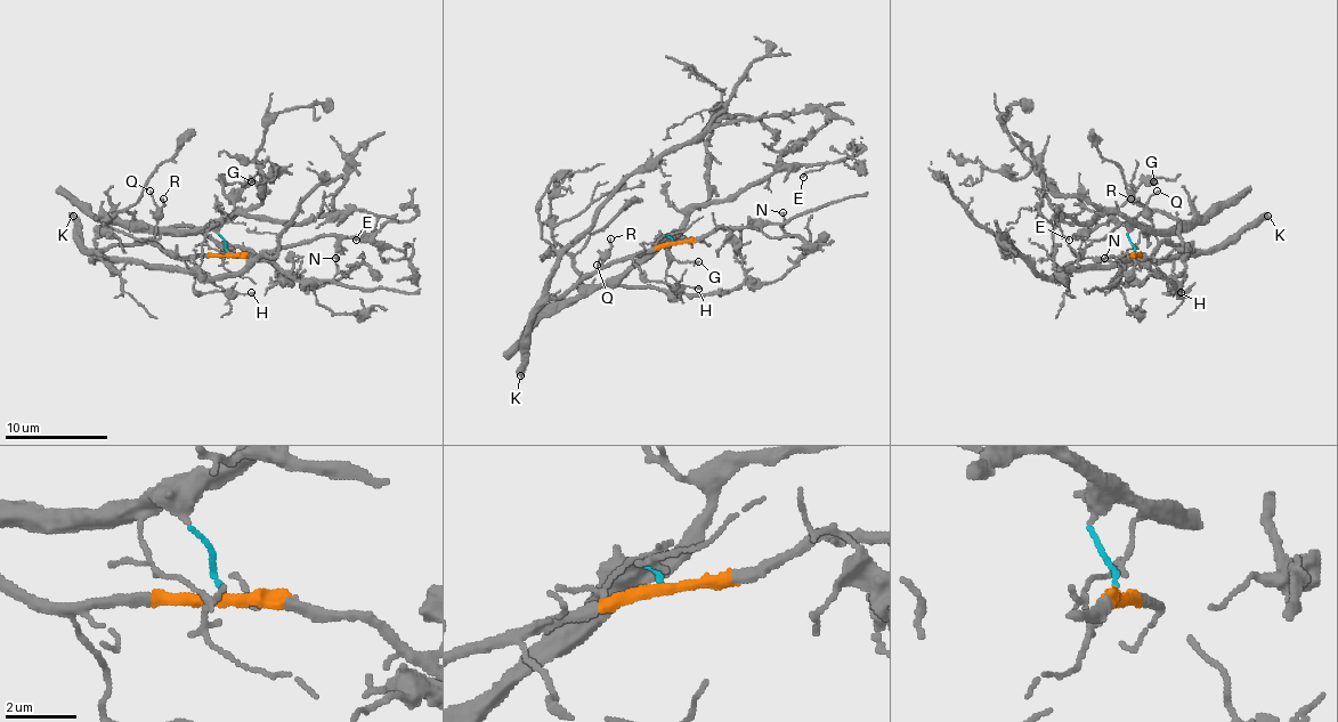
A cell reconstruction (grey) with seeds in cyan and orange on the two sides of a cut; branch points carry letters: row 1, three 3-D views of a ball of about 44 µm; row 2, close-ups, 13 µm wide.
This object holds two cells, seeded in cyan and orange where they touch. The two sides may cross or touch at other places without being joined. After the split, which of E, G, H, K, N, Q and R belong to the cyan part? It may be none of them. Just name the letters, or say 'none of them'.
E, G

